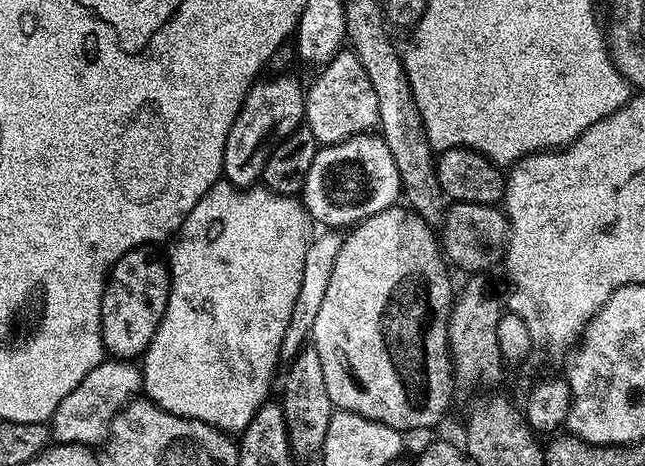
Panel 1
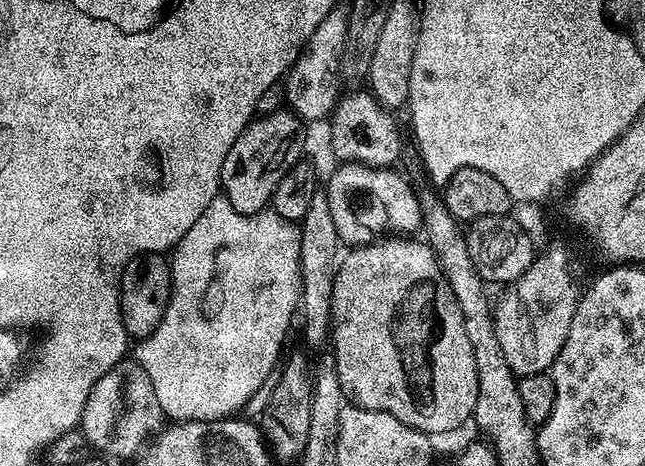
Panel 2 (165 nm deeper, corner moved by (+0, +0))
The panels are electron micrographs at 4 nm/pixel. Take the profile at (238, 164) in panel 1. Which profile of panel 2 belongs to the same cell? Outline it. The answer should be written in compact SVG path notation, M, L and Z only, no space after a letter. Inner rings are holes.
M281 110L268 116L260 116L248 124L238 142L230 146L226 162L222 162L220 187L222 195L238 210L238 214L253 216L265 211L271 205L272 195L278 190L278 184L286 178L295 166L301 163L304 152L305 121L291 110Z

